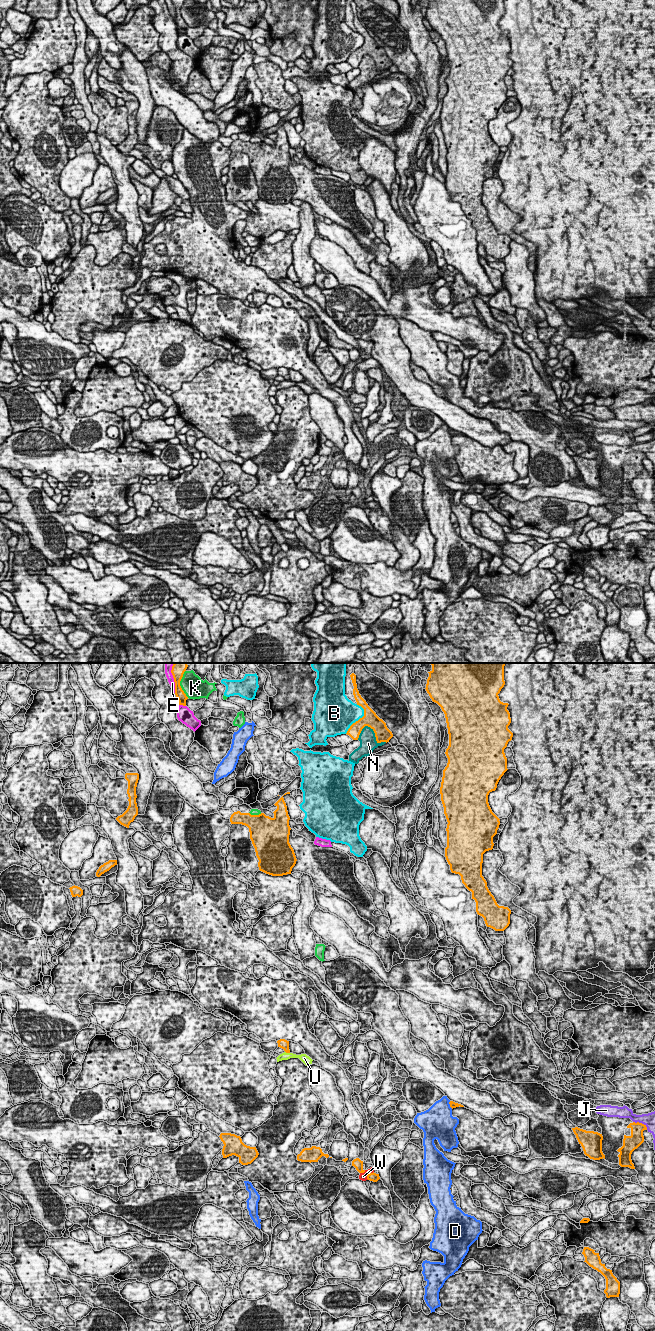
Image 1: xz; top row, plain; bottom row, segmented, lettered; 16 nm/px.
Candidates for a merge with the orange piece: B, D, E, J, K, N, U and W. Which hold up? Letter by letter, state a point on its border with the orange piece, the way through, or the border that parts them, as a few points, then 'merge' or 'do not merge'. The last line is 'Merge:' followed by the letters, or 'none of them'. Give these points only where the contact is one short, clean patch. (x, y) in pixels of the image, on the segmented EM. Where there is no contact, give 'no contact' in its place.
B: contact xz (359, 719); do not merge
D: contact xz (450, 1105); do not merge
E: contact xz (182, 704); do not merge
J: contact xz (641, 1123); do not merge
K: contact xz (179, 684); do not merge
N: contact xz (373, 730); do not merge
U: contact xz (287, 1052); border xz (285, 1051), (289, 1053); do not merge
W: contact xz (368, 1174); border xz (373, 1171), (367, 1175), (367, 1179); do not merge
Merge: none of them

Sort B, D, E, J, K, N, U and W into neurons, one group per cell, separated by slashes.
B / D / E / J / K / N / U / W

